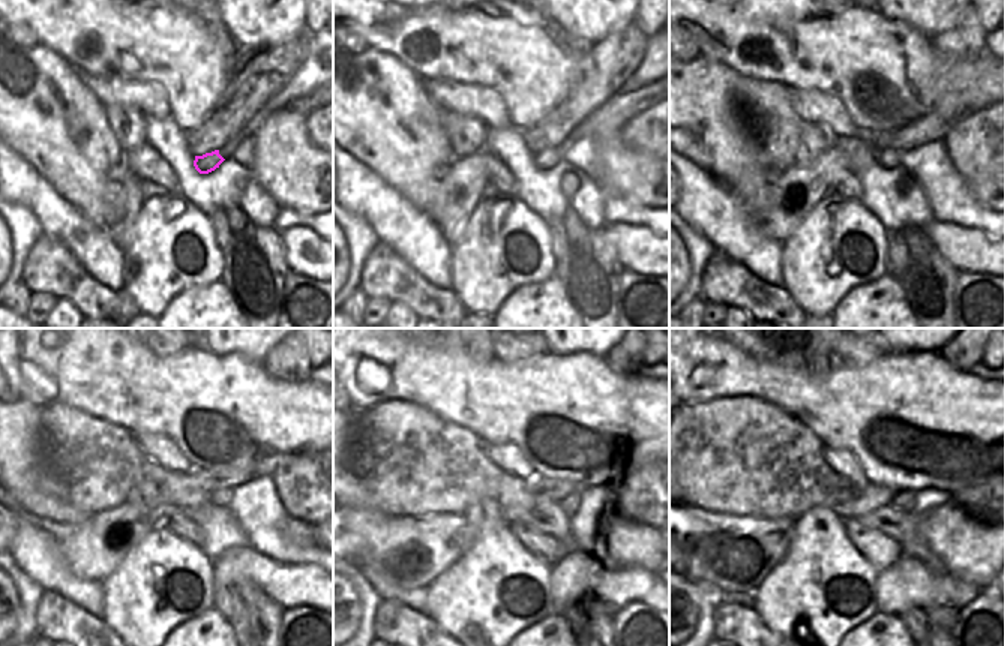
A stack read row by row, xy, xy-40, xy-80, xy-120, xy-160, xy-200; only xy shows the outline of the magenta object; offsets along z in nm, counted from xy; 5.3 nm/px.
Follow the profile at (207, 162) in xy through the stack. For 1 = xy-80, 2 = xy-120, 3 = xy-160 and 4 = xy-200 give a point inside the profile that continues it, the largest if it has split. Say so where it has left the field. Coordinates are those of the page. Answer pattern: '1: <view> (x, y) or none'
1: xy-80 (887, 159)
2: xy-120 (221, 498)
3: xy-160 (569, 504)
4: xy-200 (904, 501)

